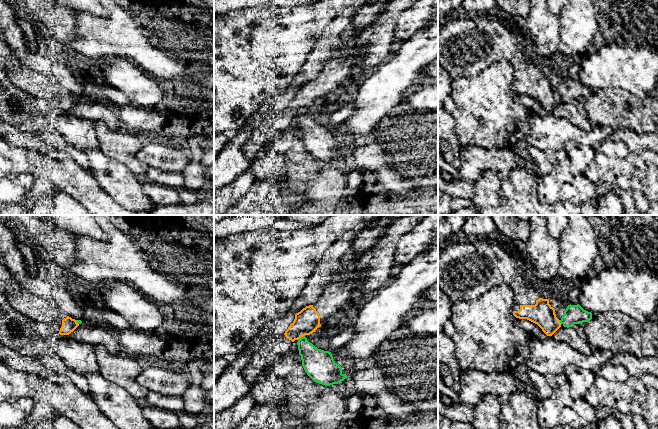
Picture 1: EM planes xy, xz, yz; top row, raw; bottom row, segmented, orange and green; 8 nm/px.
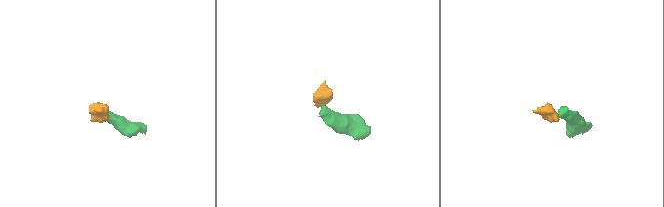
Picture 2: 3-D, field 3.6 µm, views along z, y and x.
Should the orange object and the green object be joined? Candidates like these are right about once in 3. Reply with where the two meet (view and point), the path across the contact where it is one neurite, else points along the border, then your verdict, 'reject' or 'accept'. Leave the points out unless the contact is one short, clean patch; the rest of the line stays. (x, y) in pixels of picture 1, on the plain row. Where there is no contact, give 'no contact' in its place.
contact xz (300, 113); border xz (304, 111), (297, 115); reject

